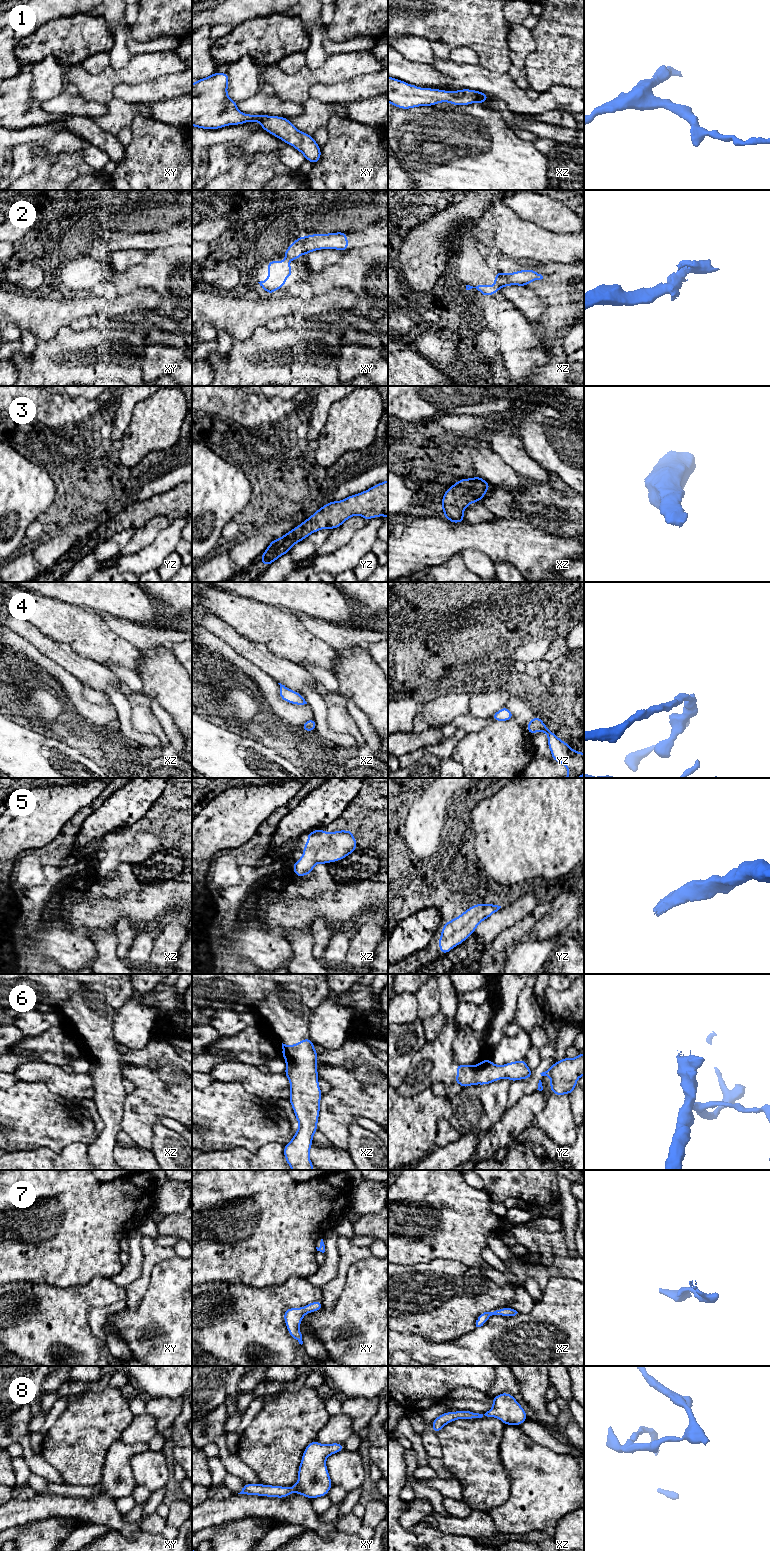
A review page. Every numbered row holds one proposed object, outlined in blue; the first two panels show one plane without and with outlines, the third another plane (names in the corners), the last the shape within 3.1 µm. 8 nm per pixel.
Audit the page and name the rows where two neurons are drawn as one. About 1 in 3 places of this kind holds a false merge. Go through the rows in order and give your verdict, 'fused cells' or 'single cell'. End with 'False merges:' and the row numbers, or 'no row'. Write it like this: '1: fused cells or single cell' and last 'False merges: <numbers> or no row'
1: single cell
2: fused cells
3: single cell
4: single cell
5: single cell
6: single cell
7: single cell
8: single cell
False merges: 2

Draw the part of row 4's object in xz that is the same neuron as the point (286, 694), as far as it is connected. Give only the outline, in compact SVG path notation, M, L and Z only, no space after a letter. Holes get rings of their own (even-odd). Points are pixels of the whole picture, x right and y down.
M281 683L278 684L280 685L279 695L282 700L295 705L307 704L302 694L299 694L296 691L289 689Z

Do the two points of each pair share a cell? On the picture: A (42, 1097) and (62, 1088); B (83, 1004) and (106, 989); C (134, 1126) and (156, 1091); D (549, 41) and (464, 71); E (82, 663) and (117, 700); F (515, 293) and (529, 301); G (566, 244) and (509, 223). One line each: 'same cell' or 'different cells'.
A: different cells
B: different cells
C: same cell
D: different cells
E: different cells
F: same cell
G: same cell

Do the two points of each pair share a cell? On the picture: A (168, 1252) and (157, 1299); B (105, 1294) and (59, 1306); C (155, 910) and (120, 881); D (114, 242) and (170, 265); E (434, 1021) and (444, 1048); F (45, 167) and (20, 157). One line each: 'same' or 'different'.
A: different
B: same
C: different
D: different
E: different
F: different

